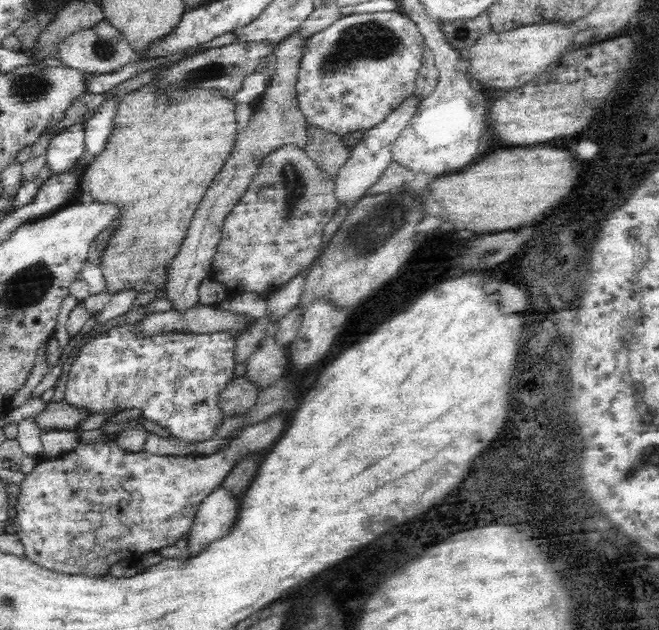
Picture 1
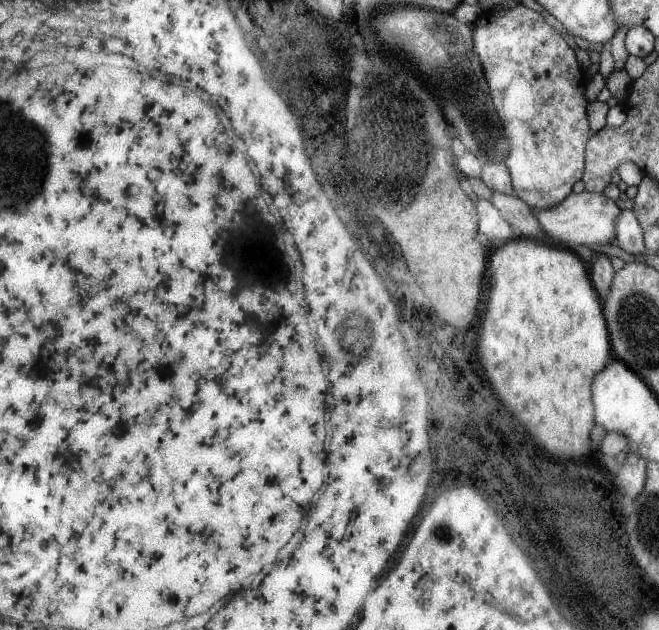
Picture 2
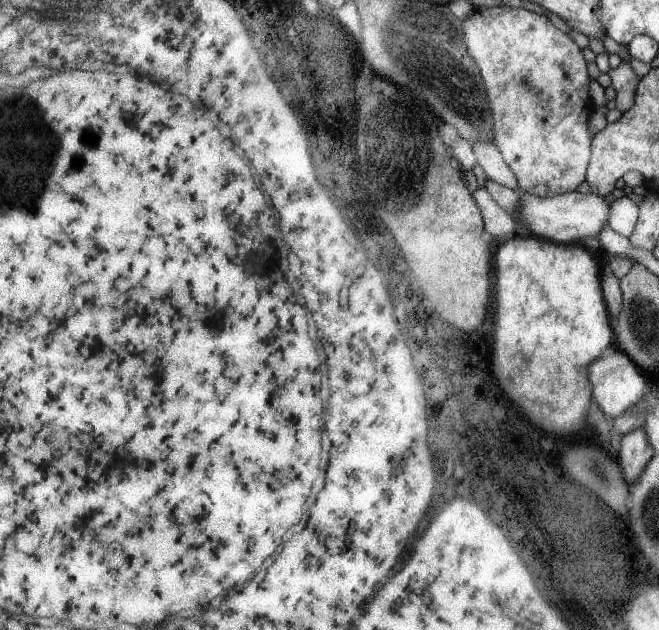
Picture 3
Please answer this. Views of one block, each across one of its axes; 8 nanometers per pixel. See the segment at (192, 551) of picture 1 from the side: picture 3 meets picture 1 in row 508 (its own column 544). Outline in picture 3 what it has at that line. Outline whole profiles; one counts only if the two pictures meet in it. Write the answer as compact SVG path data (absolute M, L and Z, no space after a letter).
M519 191L521 207L519 208L520 222L519 231L529 233L543 239L550 239L555 243L582 244L585 240L597 236L607 224L609 205L597 194L589 195L574 191L551 197L537 197L536 195Z

